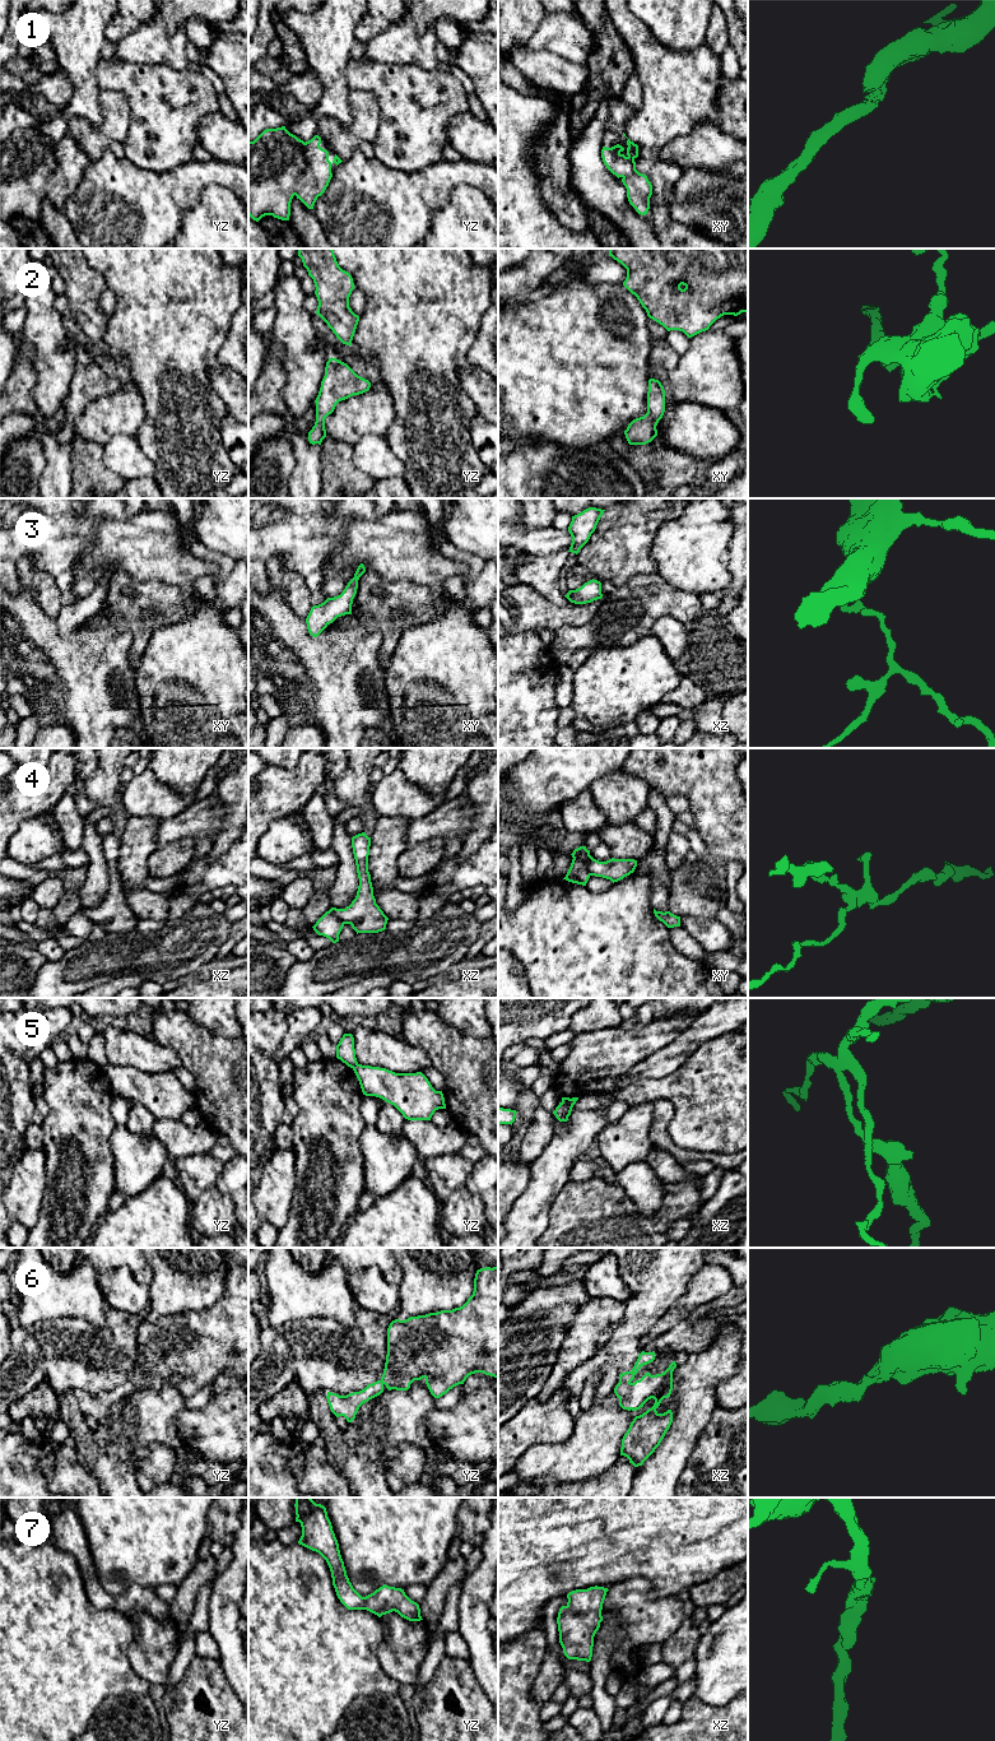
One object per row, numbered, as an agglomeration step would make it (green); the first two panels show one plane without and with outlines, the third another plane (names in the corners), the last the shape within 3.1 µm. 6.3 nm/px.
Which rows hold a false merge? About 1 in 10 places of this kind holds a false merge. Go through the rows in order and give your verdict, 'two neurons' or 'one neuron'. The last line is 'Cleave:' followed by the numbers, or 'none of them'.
1: one neuron
2: one neuron
3: one neuron
4: two neurons
5: two neurons
6: one neuron
7: one neuron
Cleave: 4, 5

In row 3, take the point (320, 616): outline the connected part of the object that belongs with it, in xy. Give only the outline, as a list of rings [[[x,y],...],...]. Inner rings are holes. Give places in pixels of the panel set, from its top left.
[[[361,563],[354,577],[348,582],[340,595],[327,598],[324,603],[311,608],[306,618],[307,630],[311,636],[317,637],[338,617],[352,614],[352,604],[357,594],[358,580],[364,572],[366,567]]]

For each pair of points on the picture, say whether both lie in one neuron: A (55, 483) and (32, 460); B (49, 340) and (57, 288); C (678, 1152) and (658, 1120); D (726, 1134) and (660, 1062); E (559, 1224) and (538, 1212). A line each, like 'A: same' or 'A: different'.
A: different
B: different
C: same
D: different
E: different

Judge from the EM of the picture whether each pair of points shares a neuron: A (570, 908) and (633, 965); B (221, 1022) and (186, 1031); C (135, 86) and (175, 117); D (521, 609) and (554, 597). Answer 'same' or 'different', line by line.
A: same
B: different
C: same
D: different

